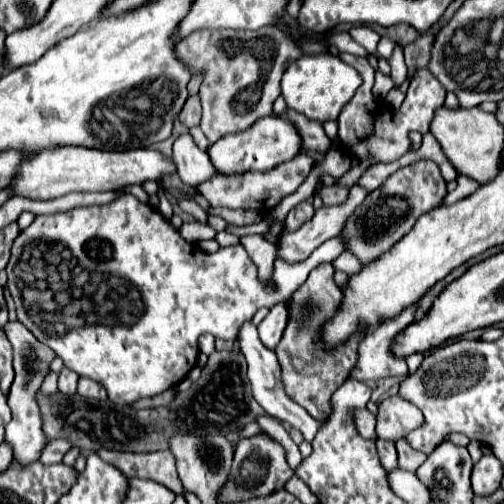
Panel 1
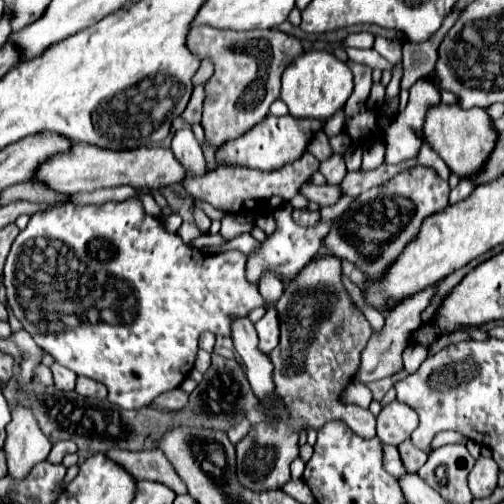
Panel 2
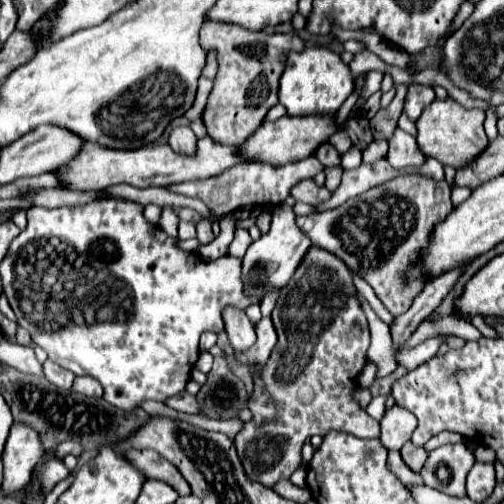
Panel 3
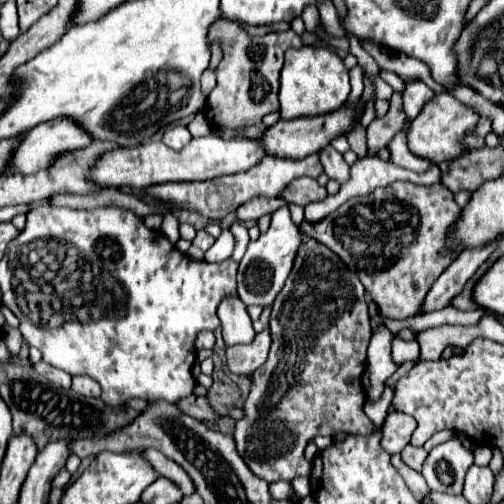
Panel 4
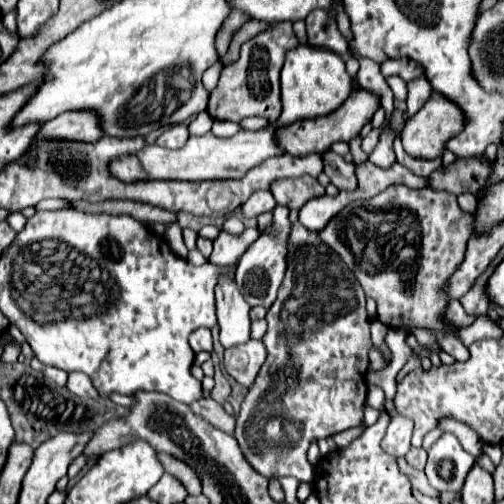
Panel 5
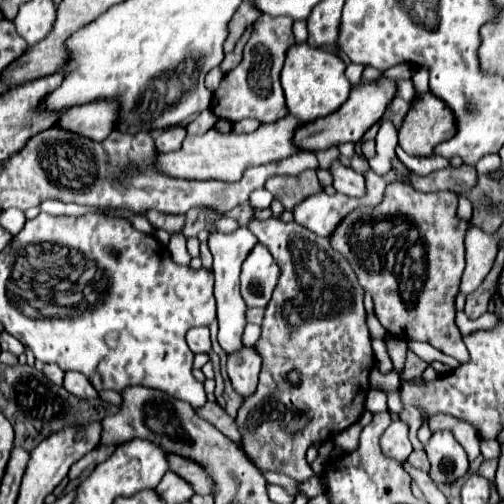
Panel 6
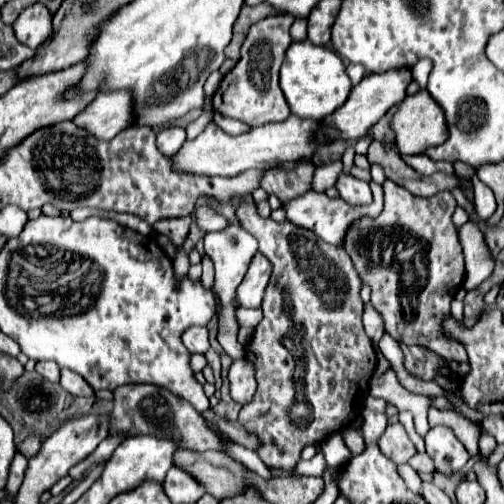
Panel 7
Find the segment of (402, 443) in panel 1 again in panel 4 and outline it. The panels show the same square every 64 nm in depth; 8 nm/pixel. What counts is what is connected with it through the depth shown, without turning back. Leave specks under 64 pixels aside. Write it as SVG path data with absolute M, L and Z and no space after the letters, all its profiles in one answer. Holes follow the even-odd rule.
M408 444L406 448L404 448L404 452L402 452L402 458L404 458L404 462L410 466L410 468L414 468L414 470L420 470L422 468L422 462L424 462L424 450L422 448L416 448L416 446L412 446L412 444Z

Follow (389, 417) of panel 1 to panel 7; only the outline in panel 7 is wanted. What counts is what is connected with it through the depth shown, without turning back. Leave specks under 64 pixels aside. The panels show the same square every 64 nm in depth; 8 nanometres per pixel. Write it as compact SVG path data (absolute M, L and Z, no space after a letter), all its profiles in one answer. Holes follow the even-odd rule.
M390 422L386 426L384 434L378 440L378 448L384 456L388 456L396 464L404 464L416 454L416 448L410 442L410 438L400 422Z

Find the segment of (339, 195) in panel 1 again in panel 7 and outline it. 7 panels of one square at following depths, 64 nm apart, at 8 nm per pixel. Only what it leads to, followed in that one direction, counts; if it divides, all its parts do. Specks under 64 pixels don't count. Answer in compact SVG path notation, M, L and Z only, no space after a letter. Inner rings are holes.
M300 164L298 168L292 170L282 170L282 168L270 168L264 172L260 178L260 186L268 192L280 198L280 202L288 202L296 196L302 196L310 190L314 166Z

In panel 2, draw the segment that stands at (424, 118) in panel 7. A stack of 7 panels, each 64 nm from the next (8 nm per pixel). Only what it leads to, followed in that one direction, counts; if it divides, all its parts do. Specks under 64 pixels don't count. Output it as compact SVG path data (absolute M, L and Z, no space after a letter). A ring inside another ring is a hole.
M440 102L428 110L428 116L426 116L424 128L422 128L422 138L436 150L436 154L442 160L446 160L446 164L452 172L456 172L460 178L464 178L464 176L476 174L480 170L480 166L484 166L484 162L488 160L488 154L492 152L492 148L496 144L498 132L490 128L490 118L484 108L464 110L458 104Z

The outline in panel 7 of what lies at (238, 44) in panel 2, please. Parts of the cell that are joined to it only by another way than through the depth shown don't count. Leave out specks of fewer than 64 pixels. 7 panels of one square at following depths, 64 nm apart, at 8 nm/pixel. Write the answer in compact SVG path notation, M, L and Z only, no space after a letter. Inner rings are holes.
M268 16L260 22L256 22L246 42L242 44L242 58L238 64L222 78L216 94L214 94L214 110L230 116L234 120L240 120L248 124L250 128L256 128L260 124L268 122L280 122L290 116L290 108L284 100L284 94L278 86L278 70L284 60L284 52L290 46L290 26L294 22L294 16Z

